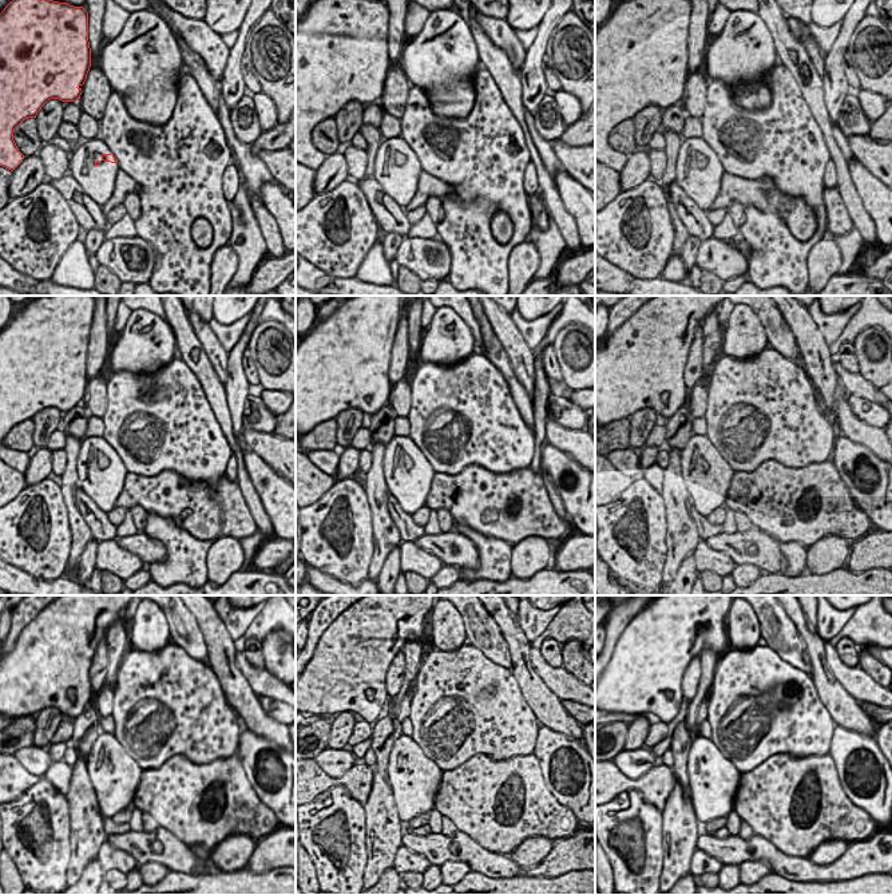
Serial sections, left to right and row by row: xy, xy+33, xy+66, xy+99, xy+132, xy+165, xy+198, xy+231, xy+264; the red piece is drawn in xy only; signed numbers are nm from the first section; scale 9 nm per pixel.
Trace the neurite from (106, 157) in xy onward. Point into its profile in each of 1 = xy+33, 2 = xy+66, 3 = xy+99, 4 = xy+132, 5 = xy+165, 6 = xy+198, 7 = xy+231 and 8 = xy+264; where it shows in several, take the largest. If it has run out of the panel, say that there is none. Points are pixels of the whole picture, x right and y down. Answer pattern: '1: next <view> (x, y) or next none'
1: next xy+33 (408, 158)
2: next xy+66 (708, 155)
3: next xy+99 (110, 455)
4: next xy+132 (411, 451)
5: next xy+165 (724, 475)
6: next xy+198 (113, 799)
7: next xy+231 (420, 784)
8: next xy+264 (718, 777)

